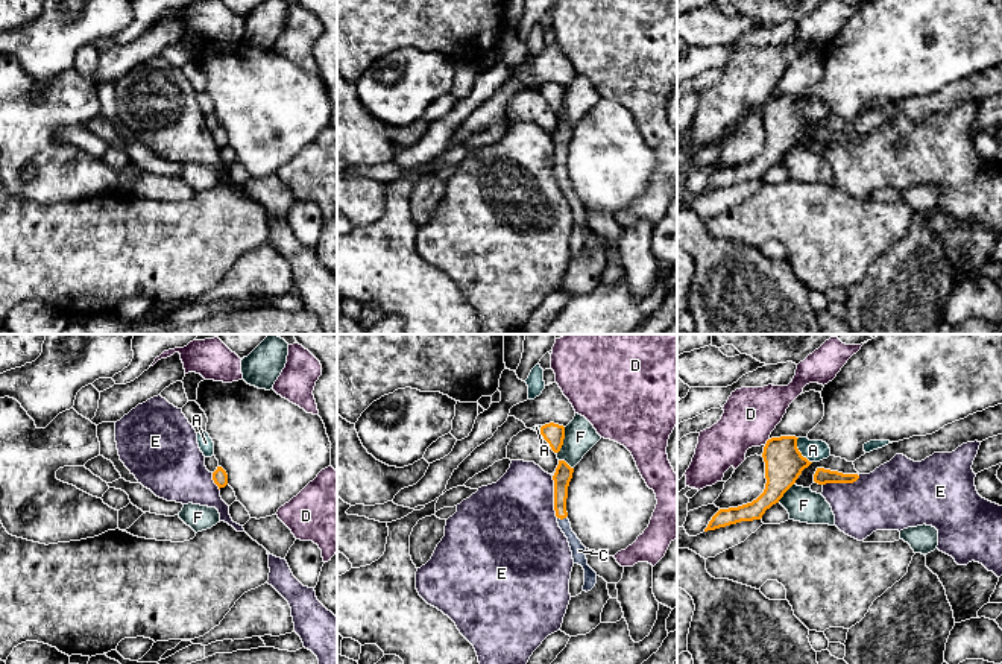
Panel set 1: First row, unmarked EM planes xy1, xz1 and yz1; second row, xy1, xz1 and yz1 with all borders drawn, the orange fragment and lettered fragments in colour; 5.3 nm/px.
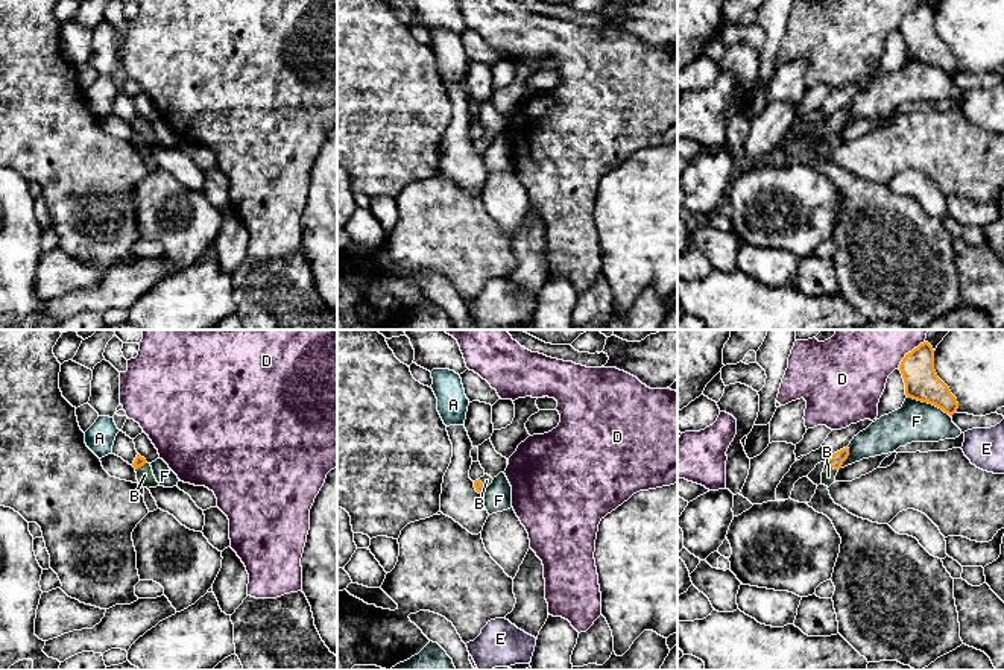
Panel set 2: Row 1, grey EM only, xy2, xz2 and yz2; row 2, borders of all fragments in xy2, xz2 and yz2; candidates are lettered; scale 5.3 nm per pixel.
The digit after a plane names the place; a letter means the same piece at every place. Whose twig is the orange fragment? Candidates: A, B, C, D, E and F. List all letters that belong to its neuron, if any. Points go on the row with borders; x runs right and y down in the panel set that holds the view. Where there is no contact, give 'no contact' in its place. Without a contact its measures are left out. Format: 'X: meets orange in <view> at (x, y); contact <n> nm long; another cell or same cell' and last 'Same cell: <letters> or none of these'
A: meets orange in yz1 at (799, 452); contact 150 nm long; another cell
B: meets orange in yz2 at (831, 467); contact 80 nm long; same cell
C: meets orange in xz1 at (562, 518); contact 50 nm long; same cell
D: meets orange in yz2 at (909, 353); contact 200 nm long; another cell
E: meets orange in xz1 at (554, 497); contact 220 nm long; another cell
F: meets orange in yz2 at (928, 403); contact 260 nm long; another cell
Same cell: B, C

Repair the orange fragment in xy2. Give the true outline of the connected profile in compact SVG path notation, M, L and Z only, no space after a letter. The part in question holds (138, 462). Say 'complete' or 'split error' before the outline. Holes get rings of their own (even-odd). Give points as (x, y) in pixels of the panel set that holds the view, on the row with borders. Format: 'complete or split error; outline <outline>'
split error; outline M137 454L132 466L135 468L137 480L140 486L147 488L147 489L159 486L159 483L156 482L153 476L150 463L147 463L144 457Z

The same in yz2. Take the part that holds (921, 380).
complete; outline M928 342L905 354L899 365L907 398L933 404L952 416L958 403L934 371L934 349Z

